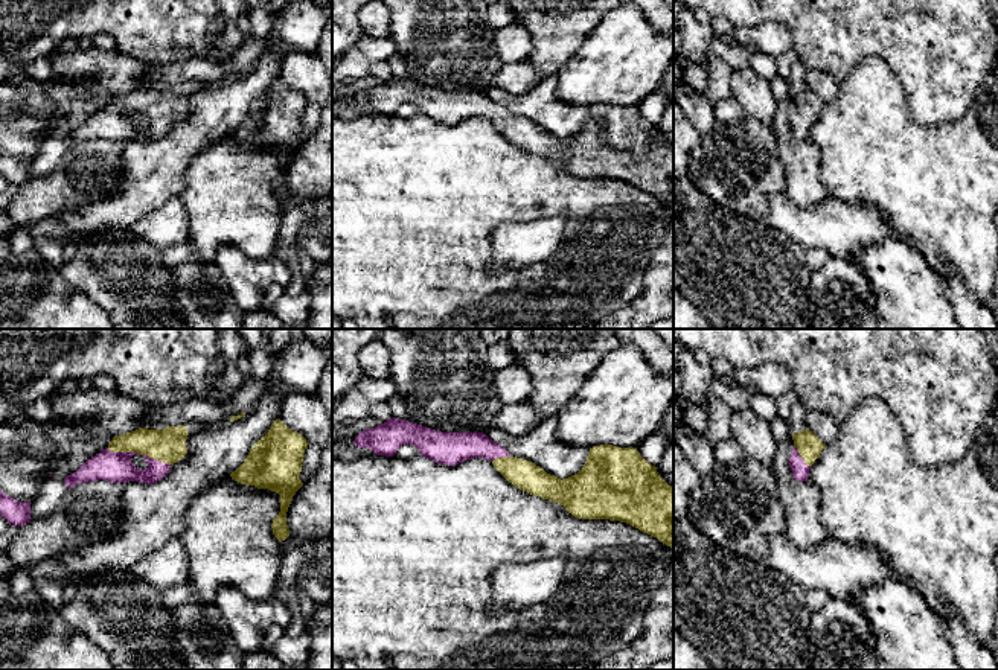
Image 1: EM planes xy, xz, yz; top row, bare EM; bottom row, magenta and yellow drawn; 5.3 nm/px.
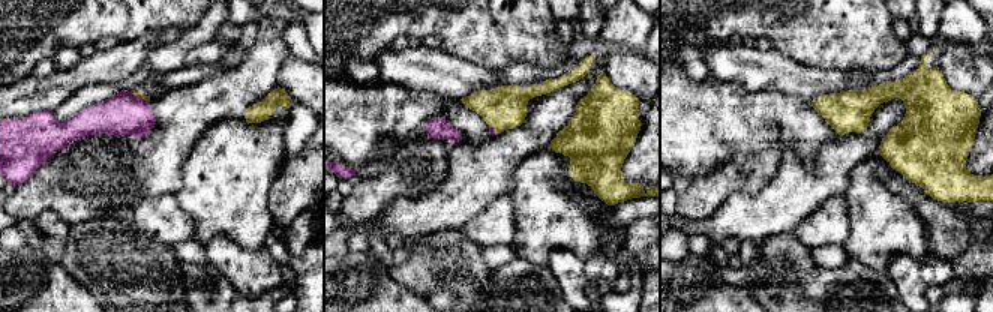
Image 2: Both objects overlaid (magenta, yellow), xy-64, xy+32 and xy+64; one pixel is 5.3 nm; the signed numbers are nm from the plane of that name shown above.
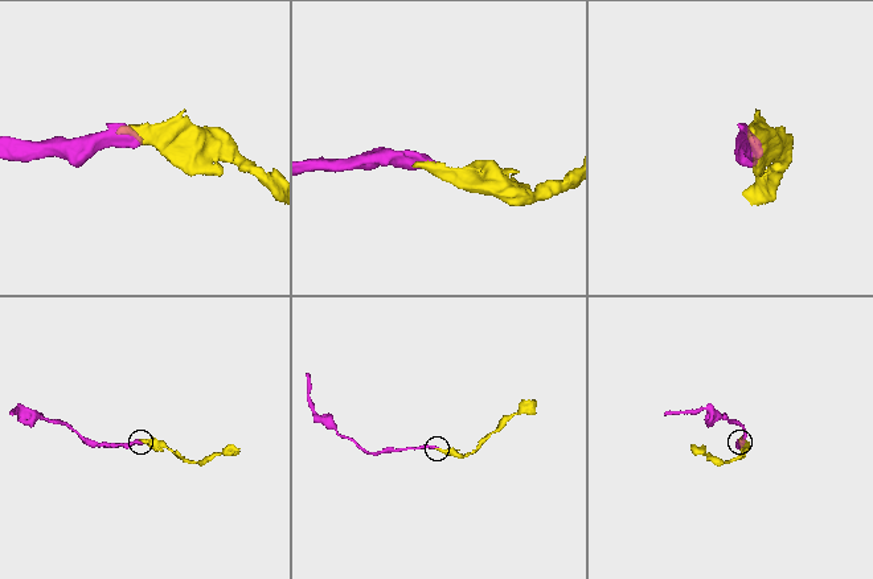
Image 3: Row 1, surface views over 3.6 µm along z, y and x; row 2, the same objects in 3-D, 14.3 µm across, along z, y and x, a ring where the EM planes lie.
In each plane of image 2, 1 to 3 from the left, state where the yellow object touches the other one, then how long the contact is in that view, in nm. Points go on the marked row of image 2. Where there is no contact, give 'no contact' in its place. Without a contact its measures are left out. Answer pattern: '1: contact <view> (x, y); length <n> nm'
1: contact xy-64 (140, 96); length 120 nm
2: contact xy+32 (494, 129); length 80 nm
3: no contact

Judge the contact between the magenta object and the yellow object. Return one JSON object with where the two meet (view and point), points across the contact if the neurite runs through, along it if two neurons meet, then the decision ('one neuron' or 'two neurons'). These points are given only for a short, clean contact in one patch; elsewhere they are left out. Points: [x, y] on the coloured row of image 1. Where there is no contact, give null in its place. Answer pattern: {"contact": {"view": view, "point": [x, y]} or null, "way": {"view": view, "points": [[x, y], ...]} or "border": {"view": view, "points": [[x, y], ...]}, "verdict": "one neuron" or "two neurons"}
{"contact": {"view": "xy", "point": [139, 454]}, "way": {"view": "xy", "points": [[113, 466], [127, 453], [139, 454], [147, 446], [168, 445]]}, "verdict": "one neuron"}

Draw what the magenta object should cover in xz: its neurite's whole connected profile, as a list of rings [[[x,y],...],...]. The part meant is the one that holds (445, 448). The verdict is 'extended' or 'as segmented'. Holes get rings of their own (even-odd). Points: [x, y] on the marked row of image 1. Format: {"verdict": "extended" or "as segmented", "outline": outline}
{"verdict": "extended", "outline": [[[392,417],[372,429],[361,431],[353,443],[357,448],[369,448],[376,455],[385,457],[393,457],[402,445],[414,445],[419,455],[448,466],[477,457],[486,458],[515,487],[564,506],[574,518],[626,522],[673,548],[673,487],[658,475],[655,466],[640,455],[637,448],[593,446],[584,467],[577,474],[561,480],[532,461],[512,457],[501,445],[494,443],[483,432],[442,432]]]}

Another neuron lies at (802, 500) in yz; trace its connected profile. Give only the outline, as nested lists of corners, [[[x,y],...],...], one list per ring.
[[[792,437],[777,443],[774,472],[785,509],[785,536],[800,548],[811,548],[829,538],[820,521],[821,495],[809,481],[797,481],[789,466]]]

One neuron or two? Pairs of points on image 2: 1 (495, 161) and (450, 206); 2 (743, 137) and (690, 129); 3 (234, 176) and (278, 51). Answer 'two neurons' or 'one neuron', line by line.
1: one neuron
2: one neuron
3: two neurons

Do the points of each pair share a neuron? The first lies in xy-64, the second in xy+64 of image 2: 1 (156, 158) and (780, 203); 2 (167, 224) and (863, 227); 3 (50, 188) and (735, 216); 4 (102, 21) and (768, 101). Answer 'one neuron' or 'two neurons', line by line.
1: one neuron
2: two neurons
3: two neurons
4: two neurons

